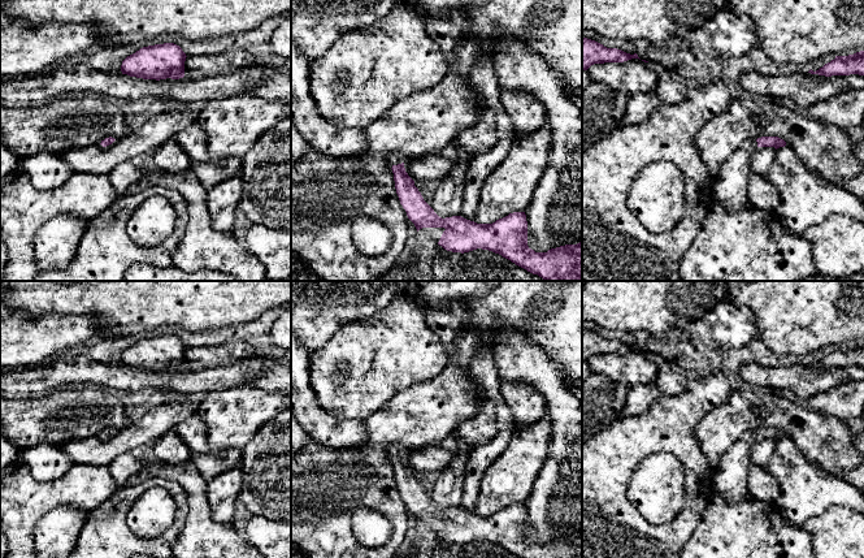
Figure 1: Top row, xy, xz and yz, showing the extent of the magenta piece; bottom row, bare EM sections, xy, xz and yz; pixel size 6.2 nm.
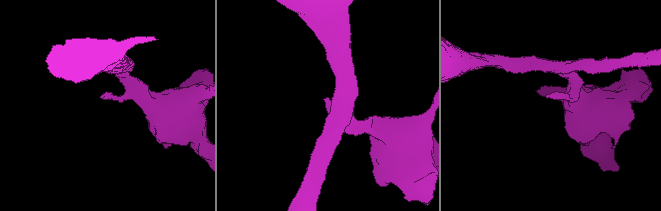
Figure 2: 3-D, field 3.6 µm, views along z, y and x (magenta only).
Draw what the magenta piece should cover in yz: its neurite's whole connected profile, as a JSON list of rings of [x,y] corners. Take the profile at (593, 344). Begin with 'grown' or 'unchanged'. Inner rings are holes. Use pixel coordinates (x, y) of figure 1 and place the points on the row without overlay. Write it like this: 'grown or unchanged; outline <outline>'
unchanged; outline [[[582,328],[582,362],[594,355],[624,354],[639,350],[637,345],[630,346],[617,339],[607,339],[603,336]]]

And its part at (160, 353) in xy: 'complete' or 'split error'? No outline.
complete

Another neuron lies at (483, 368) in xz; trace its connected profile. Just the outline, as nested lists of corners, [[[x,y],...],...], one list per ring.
[[[482,345],[469,363],[472,376],[483,389],[486,398],[492,402],[498,418],[498,434],[489,442],[469,446],[460,507],[470,512],[478,499],[482,475],[507,447],[516,429],[511,410],[500,393],[503,381],[492,354],[490,345]]]

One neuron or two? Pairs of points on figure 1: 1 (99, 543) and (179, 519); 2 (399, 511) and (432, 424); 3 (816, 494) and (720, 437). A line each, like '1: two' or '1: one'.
1: one
2: one
3: two

